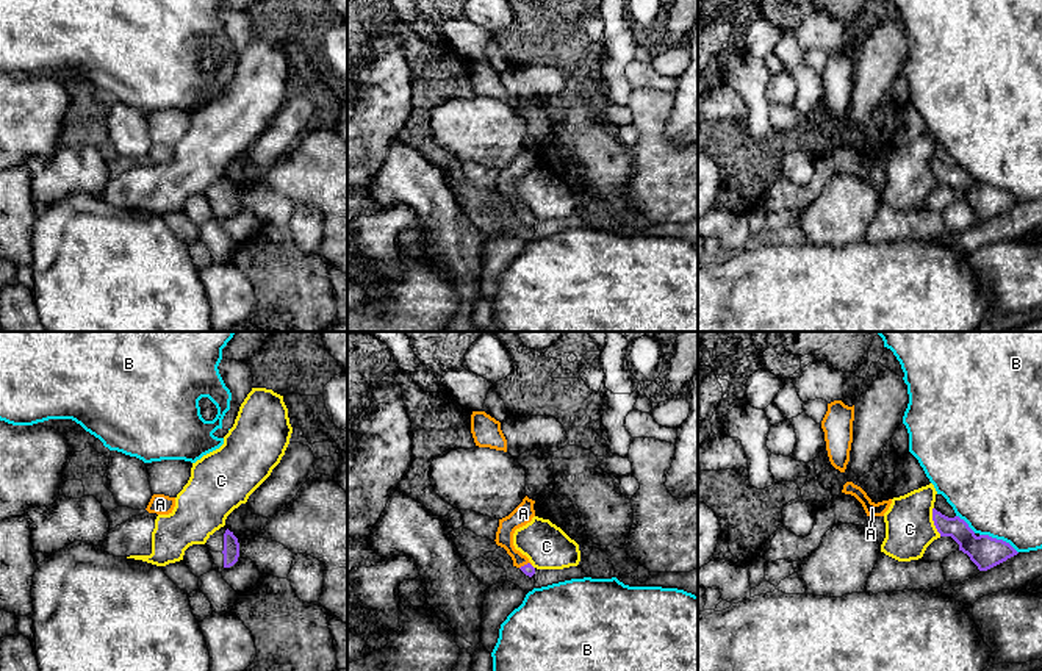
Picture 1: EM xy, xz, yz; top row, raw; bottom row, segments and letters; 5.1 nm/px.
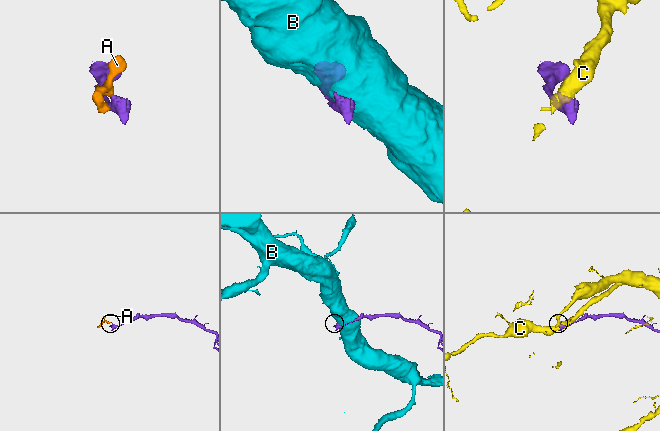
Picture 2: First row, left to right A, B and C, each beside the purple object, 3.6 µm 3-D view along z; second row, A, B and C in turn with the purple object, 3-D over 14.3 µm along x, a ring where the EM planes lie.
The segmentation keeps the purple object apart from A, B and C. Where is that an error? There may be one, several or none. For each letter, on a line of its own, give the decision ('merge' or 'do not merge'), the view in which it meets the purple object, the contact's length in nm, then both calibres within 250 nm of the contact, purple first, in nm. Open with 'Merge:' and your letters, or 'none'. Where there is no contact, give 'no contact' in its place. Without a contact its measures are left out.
Merge: A
A: merge; contact in xz; length 70 nm; calibres 60 and 100 nm
B: do not merge; contact in yz; length 220 nm; calibres 160 and 460 nm
C: do not merge; contact in yz; length 160 nm; calibres 110 and 260 nm

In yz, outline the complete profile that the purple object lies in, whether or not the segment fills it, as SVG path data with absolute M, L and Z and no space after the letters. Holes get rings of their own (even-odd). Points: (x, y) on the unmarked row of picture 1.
M932 158L932 170L940 186L951 186L959 194L959 200L967 203L979 221L987 221L1019 203L1003 189L989 185L976 186L959 166L948 167Z

